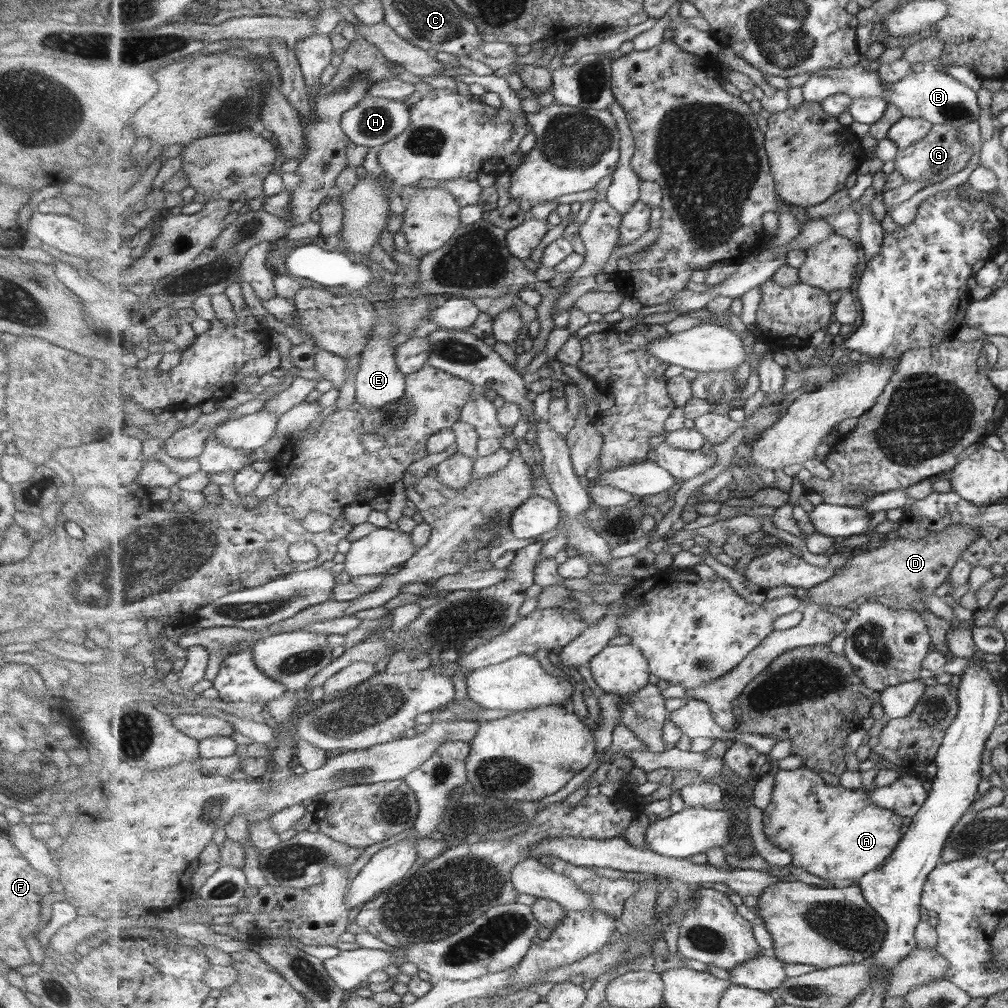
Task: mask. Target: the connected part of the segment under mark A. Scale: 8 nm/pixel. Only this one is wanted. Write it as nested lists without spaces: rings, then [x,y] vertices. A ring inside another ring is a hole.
[[[800,766],[799,768],[793,770],[777,771],[774,774],[774,779],[775,788],[773,789],[771,804],[769,804],[769,806],[763,811],[764,834],[771,842],[771,844],[791,854],[793,857],[793,862],[791,865],[803,868],[807,872],[814,874],[823,880],[827,880],[827,882],[832,884],[831,886],[845,886],[845,884],[847,884],[846,880],[857,880],[859,882],[859,880],[864,878],[868,872],[876,870],[876,868],[879,868],[882,864],[885,864],[889,856],[891,856],[893,851],[896,850],[897,845],[901,843],[901,840],[904,836],[901,834],[901,826],[903,826],[901,820],[903,820],[903,818],[892,810],[877,806],[870,799],[869,791],[865,791],[863,788],[853,790],[851,788],[842,786],[841,784],[836,786],[827,785],[825,784],[825,780],[823,780],[823,778],[821,778],[817,772],[805,766]]]

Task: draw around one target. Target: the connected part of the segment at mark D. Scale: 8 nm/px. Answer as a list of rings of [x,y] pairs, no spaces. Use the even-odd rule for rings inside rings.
[[[954,524],[947,530],[938,532],[936,536],[926,536],[926,538],[899,537],[890,540],[870,552],[852,558],[845,570],[837,572],[831,580],[809,589],[807,599],[819,606],[827,604],[847,608],[871,599],[873,595],[886,598],[897,595],[900,605],[923,614],[932,634],[934,648],[944,652],[951,659],[955,656],[948,647],[947,636],[949,636],[951,627],[955,626],[955,622],[945,621],[943,618],[929,613],[925,601],[929,595],[934,594],[939,586],[945,584],[951,570],[960,562],[961,554],[969,546],[973,546],[979,537],[980,534],[974,526]],[[917,593],[923,596],[917,596]]]

